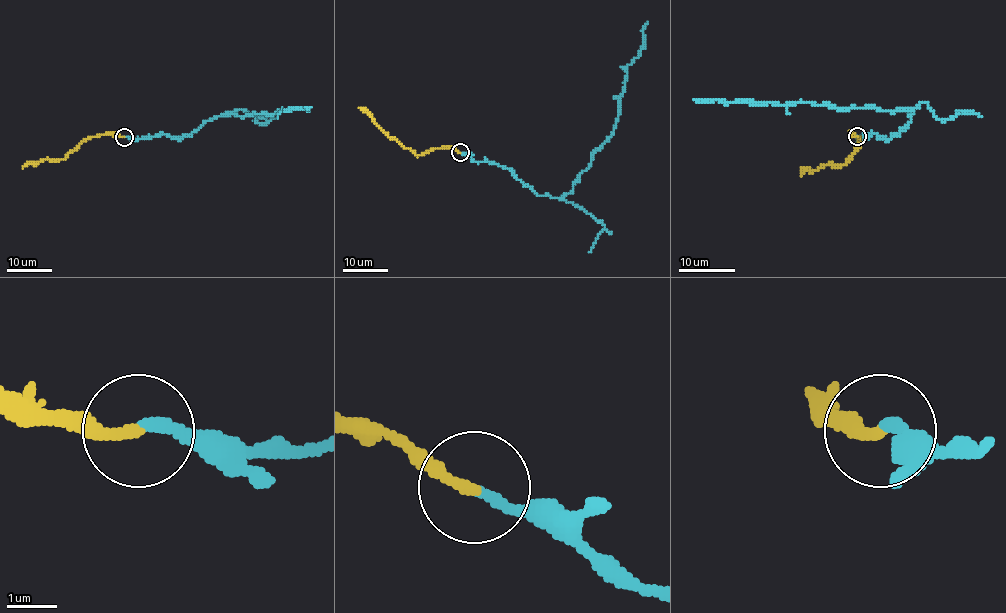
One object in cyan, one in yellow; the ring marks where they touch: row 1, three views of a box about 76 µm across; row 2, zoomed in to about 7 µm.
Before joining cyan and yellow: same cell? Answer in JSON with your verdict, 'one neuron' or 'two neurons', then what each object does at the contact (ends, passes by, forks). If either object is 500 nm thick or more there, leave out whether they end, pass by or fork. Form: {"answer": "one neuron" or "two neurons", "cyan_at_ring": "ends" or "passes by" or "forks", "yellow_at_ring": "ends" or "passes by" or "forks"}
{"answer": "two neurons", "cyan_at_ring": "ends", "yellow_at_ring": "ends"}

